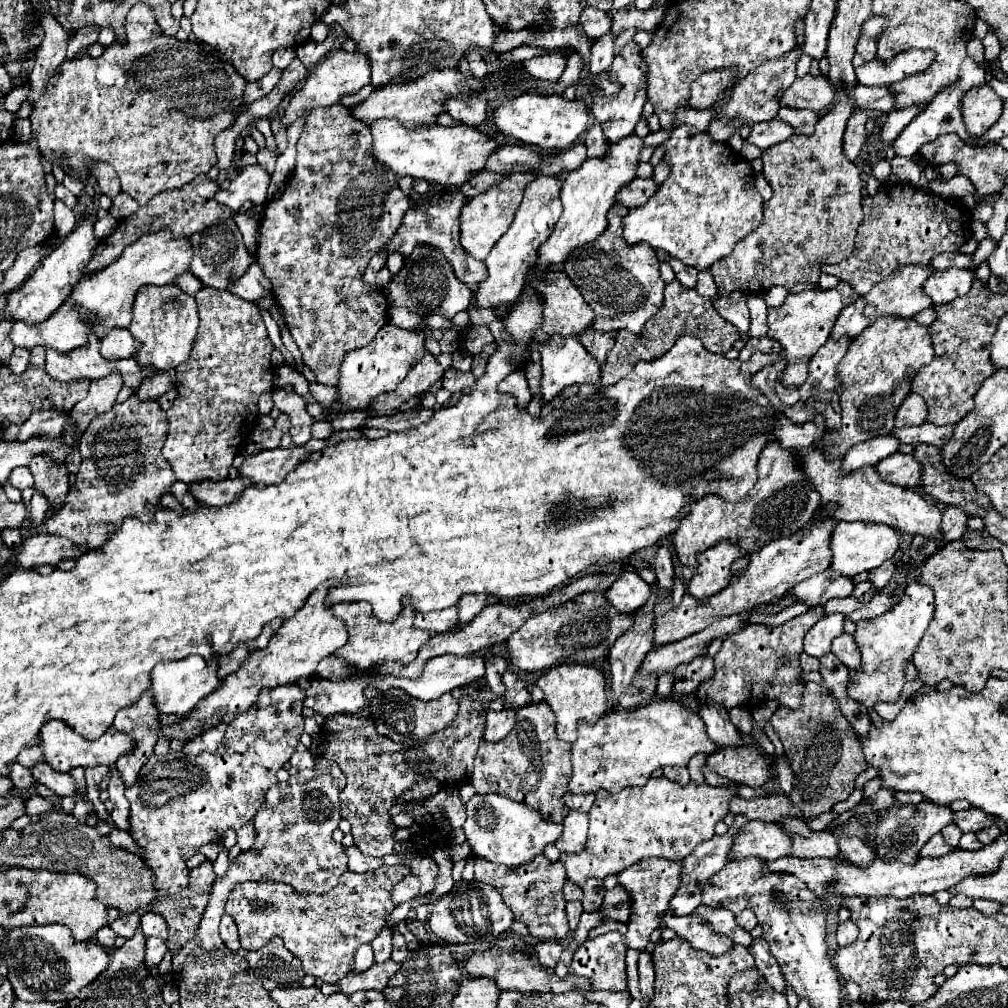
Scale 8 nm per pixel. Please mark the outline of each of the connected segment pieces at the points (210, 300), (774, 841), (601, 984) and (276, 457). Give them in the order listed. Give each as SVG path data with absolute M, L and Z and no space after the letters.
M204 286L194 298L198 304L200 326L188 362L176 368L178 398L166 412L170 422L170 432L162 446L162 456L170 462L176 478L186 484L198 480L228 478L228 468L232 466L234 456L238 454L238 450L254 430L254 422L258 418L258 408L256 408L258 396L274 390L274 370L270 364L270 354L274 350L274 344L268 338L258 306L226 290L214 290L208 286Z
M752 820L736 836L730 856L734 860L742 860L750 856L776 860L782 856L790 856L790 850L792 850L792 838L784 828L780 828L774 822Z
M608 932L586 940L576 952L570 964L576 976L588 978L592 990L626 990L626 946L618 932Z
M302 446L294 450L264 450L238 468L238 478L250 480L252 484L278 484L286 478L290 470L294 470L302 460L306 460L310 452Z

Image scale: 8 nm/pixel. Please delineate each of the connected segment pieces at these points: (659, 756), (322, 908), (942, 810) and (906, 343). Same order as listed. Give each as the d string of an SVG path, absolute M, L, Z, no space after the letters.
M674 696L656 698L650 704L638 706L630 712L608 712L592 726L586 722L578 722L578 740L572 744L572 774L568 782L568 792L586 794L596 792L598 788L604 788L608 792L620 792L626 786L644 786L654 770L664 766L686 766L694 754L702 752L708 756L716 750L718 746L708 738L706 726L696 712L684 708L680 702L676 702Z
M382 866L374 872L344 872L340 876L340 884L330 890L328 894L298 894L288 884L282 882L242 882L234 886L234 890L228 896L226 902L226 914L230 914L238 926L240 944L246 950L260 950L264 944L268 944L274 936L280 936L286 944L286 948L300 958L302 968L306 974L312 974L316 978L322 978L328 984L338 982L344 978L352 966L354 966L354 954L360 944L372 942L378 934L378 930L384 928L386 920L390 918L394 906L394 900L390 898L390 890L406 876L410 874L410 866Z
M922 800L920 804L900 804L894 802L894 806L886 812L886 816L880 820L878 834L876 834L876 850L878 856L884 860L898 858L900 862L912 864L918 860L920 848L934 836L938 834L944 826L954 822L954 812L950 806L936 806L928 800Z
M878 318L878 322L854 338L836 370L836 378L840 382L842 426L826 430L816 442L818 450L824 452L824 458L840 460L854 444L890 434L894 428L894 414L910 394L914 372L932 358L934 350L928 328L916 324L912 318Z

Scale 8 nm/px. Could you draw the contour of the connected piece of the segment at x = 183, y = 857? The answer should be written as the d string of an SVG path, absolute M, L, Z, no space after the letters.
M282 684L276 688L266 688L258 694L254 706L246 712L238 714L234 722L230 722L222 746L216 752L202 752L194 758L170 758L154 756L142 766L142 774L138 774L138 782L126 788L126 798L130 800L130 830L128 834L134 838L138 854L144 858L146 866L154 872L154 890L164 896L174 896L188 886L190 868L186 860L200 852L206 842L220 842L224 832L230 828L240 828L248 824L258 808L264 802L266 790L274 786L276 772L290 760L300 744L300 736L304 732L302 718L302 700L304 690L298 684Z

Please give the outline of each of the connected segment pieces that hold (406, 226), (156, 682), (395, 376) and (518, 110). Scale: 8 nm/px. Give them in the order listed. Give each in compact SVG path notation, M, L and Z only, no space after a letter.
M432 186L426 196L418 196L416 192L410 194L410 202L424 198L426 204L406 212L406 216L402 220L402 226L398 228L398 232L394 234L394 238L388 244L388 250L390 250L390 254L398 250L402 256L408 256L416 244L434 246L434 248L444 252L444 256L452 264L454 274L458 276L458 280L462 280L464 284L478 284L478 282L482 282L488 276L486 264L476 260L476 258L472 258L470 254L466 254L466 250L462 250L459 240L460 206L464 206L464 196L462 194L444 194L442 190L444 190L444 186Z
M188 656L176 662L160 662L158 666L154 666L152 670L152 678L150 678L150 692L156 704L156 710L160 714L176 714L176 716L186 716L200 698L208 696L210 692L214 692L220 684L218 676L216 676L216 660L212 662L204 662L202 656Z
M394 324L382 326L376 334L374 342L348 352L340 364L340 378L336 386L336 404L346 406L348 410L364 410L374 402L374 398L382 392L396 390L396 386L406 378L408 370L422 358L426 352L424 348L424 334L414 330L402 330Z
M520 94L516 98L504 100L494 110L494 124L500 132L518 138L524 144L534 144L544 152L566 150L566 146L578 142L588 130L590 110L584 100L568 100L560 94L538 96L538 94Z

